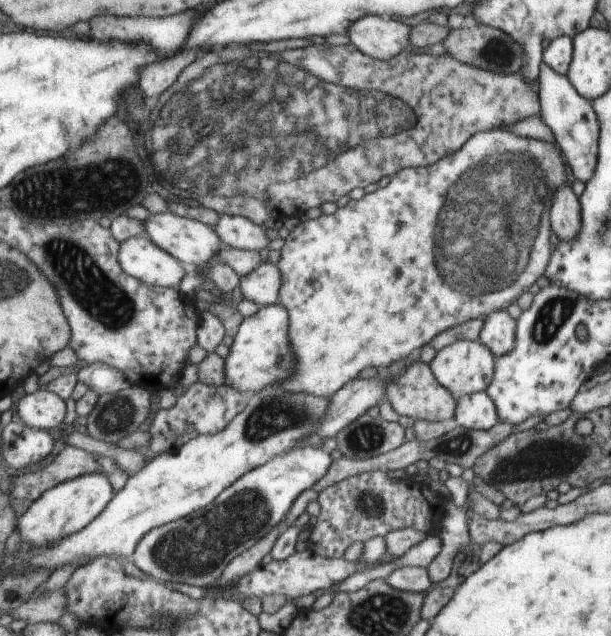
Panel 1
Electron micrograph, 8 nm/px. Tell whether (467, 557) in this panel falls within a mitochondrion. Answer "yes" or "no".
no

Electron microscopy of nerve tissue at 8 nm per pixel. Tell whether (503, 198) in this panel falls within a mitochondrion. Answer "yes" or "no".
yes

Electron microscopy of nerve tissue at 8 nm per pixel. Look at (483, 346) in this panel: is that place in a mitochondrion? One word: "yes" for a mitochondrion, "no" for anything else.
no

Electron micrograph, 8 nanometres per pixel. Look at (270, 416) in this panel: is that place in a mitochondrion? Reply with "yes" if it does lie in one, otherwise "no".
yes

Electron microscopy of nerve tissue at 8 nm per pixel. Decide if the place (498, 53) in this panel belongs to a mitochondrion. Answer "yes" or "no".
yes

